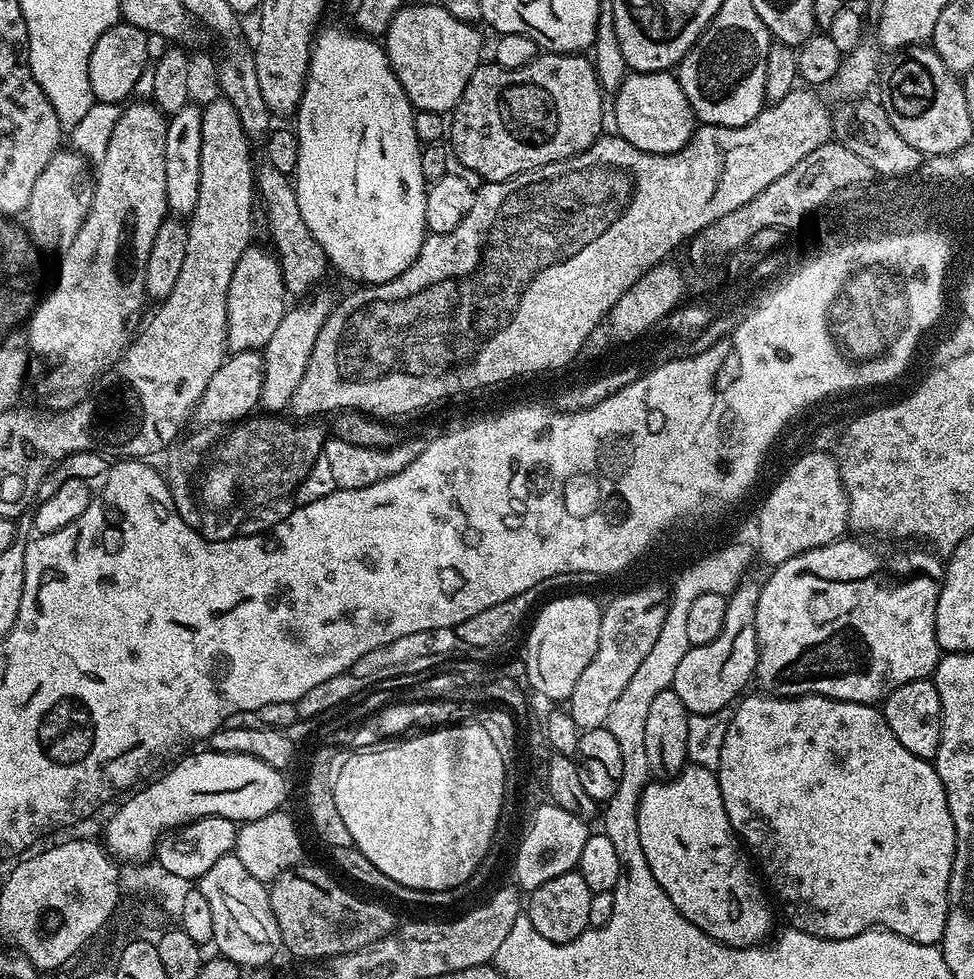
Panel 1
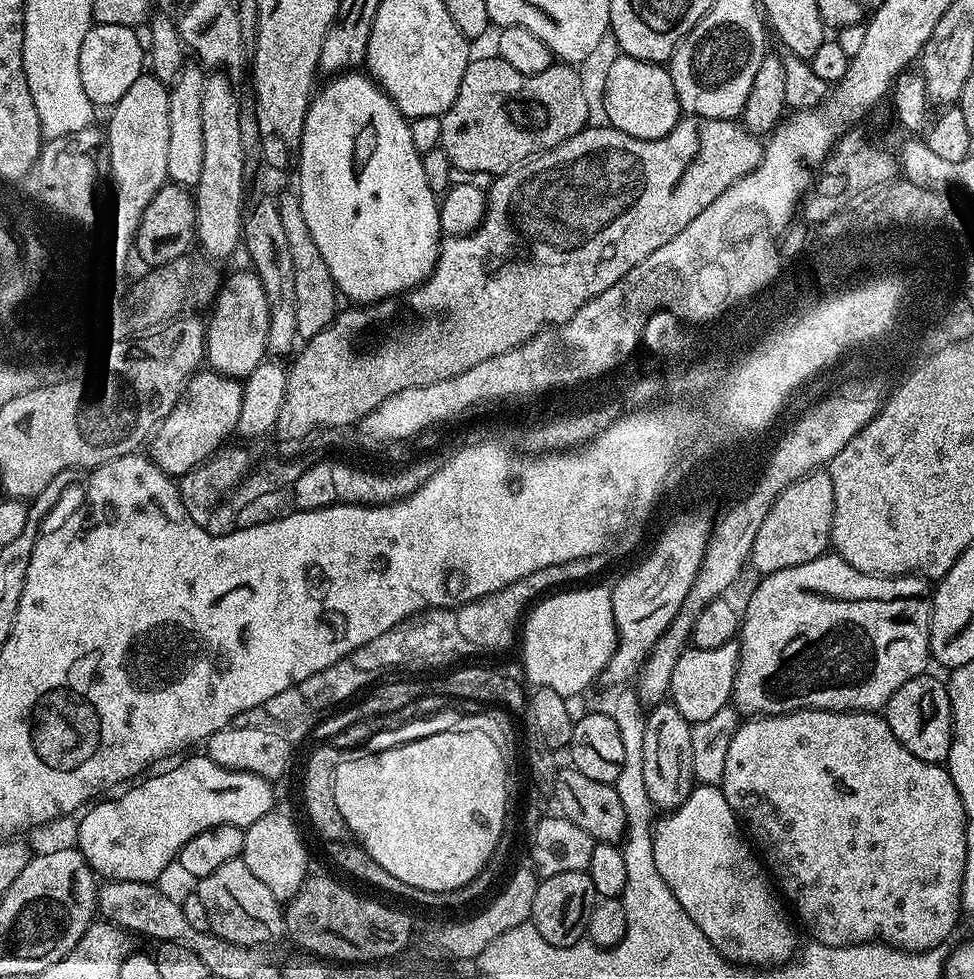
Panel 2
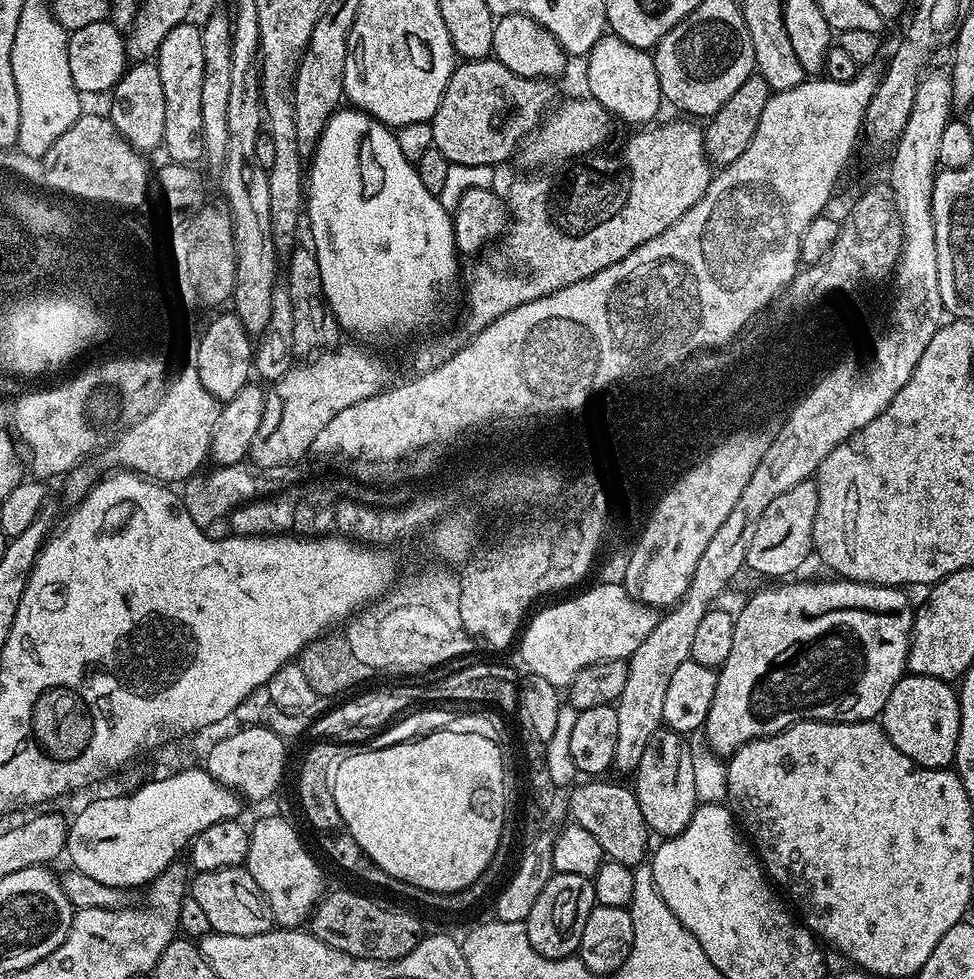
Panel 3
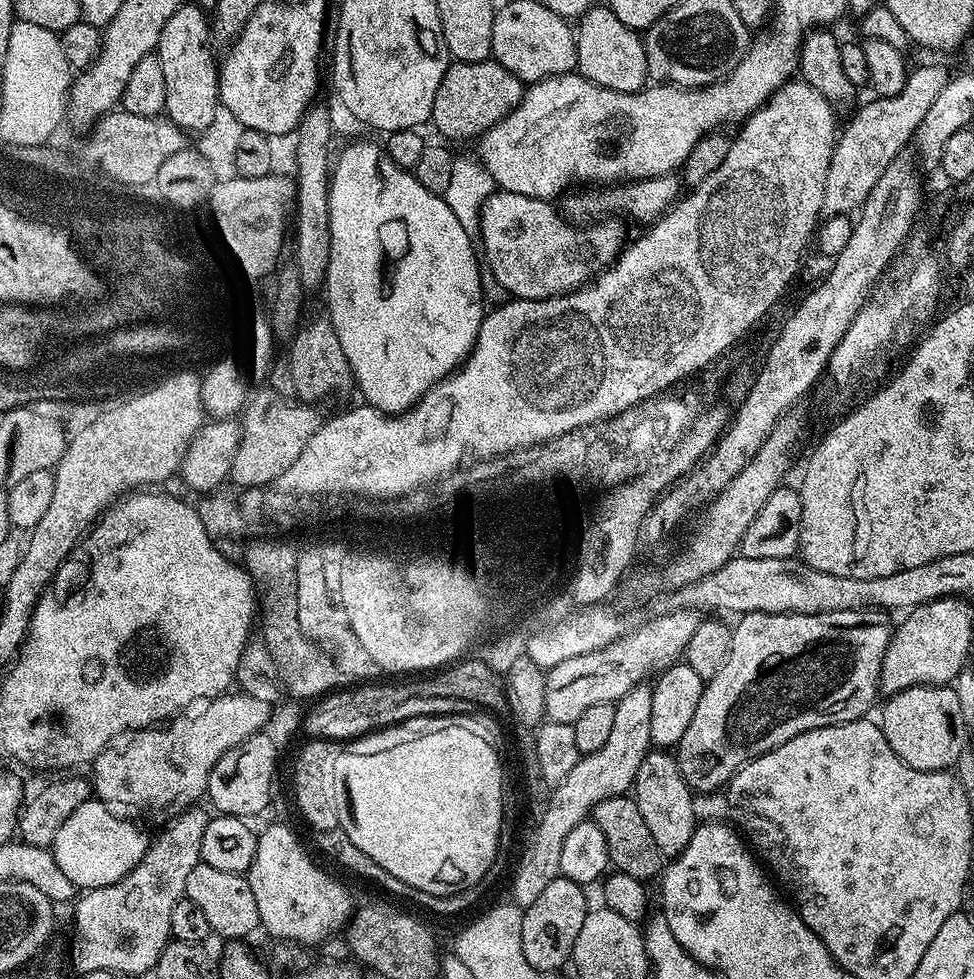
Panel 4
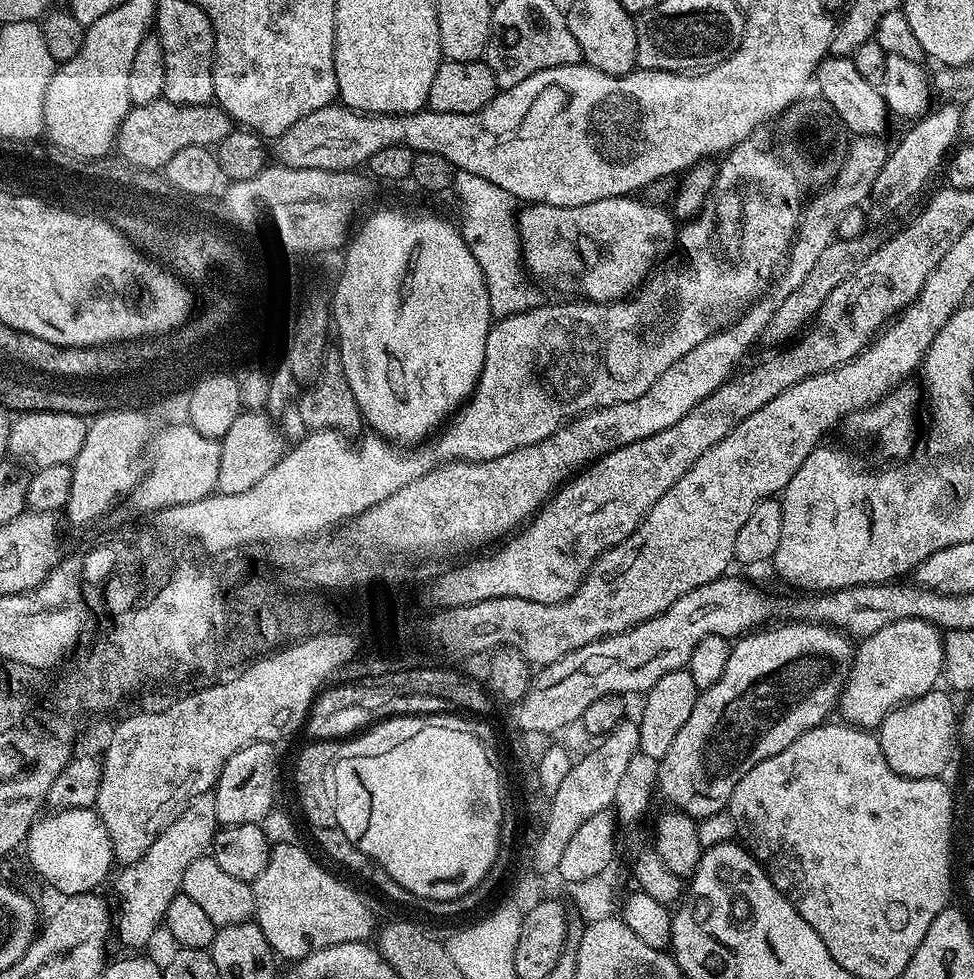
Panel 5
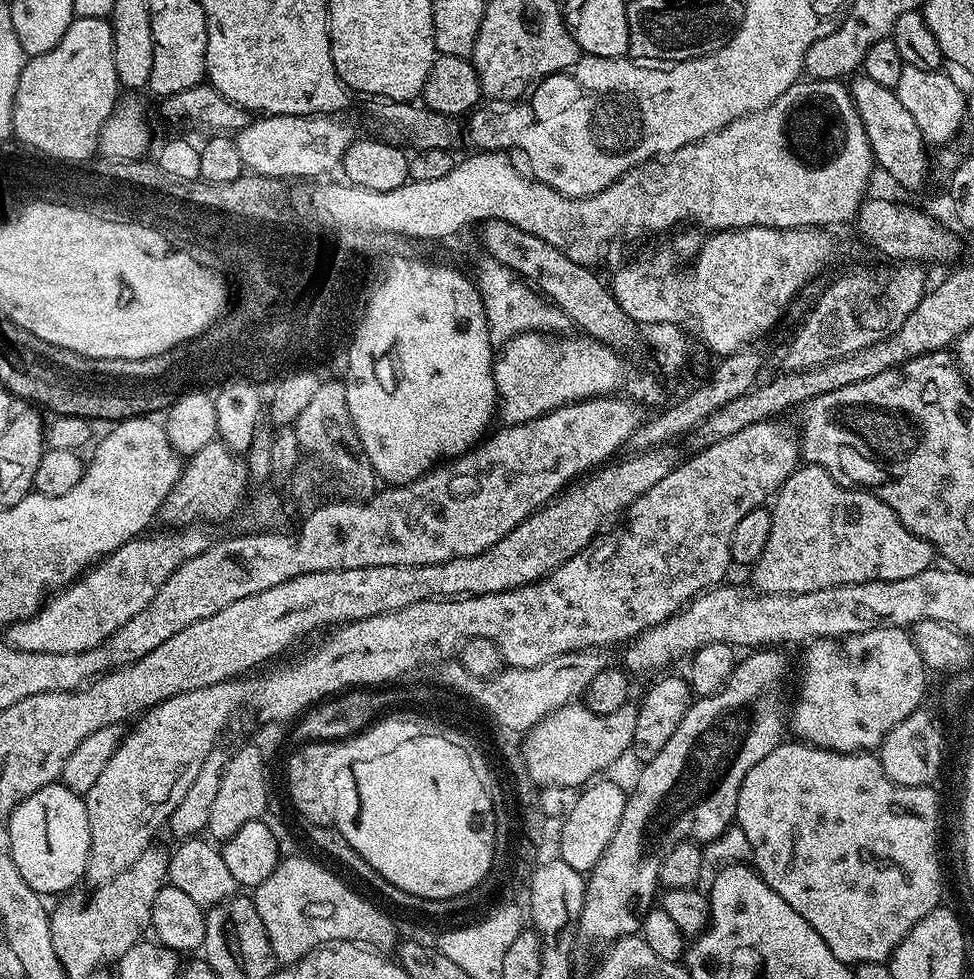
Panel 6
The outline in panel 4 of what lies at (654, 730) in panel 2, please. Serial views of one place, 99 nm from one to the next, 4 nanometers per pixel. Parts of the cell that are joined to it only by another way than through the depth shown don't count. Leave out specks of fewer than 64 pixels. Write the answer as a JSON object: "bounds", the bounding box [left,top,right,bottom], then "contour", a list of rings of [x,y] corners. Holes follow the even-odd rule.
{"bounds":[634,750,698,858],"contour":[[[649,750],[638,766],[634,785],[634,799],[650,830],[654,843],[664,858],[675,858],[686,850],[698,822],[694,818],[693,791],[682,778],[675,755],[668,750]]]}

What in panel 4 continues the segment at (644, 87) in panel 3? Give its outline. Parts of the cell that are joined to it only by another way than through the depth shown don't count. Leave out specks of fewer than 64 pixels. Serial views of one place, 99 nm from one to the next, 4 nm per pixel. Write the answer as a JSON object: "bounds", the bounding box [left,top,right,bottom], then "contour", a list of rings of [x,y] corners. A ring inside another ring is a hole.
{"bounds":[576,6,649,92],"contour":[[[593,6],[579,19],[576,33],[576,68],[579,75],[603,88],[638,92],[649,83],[646,50],[641,33],[626,26],[606,6]]]}

